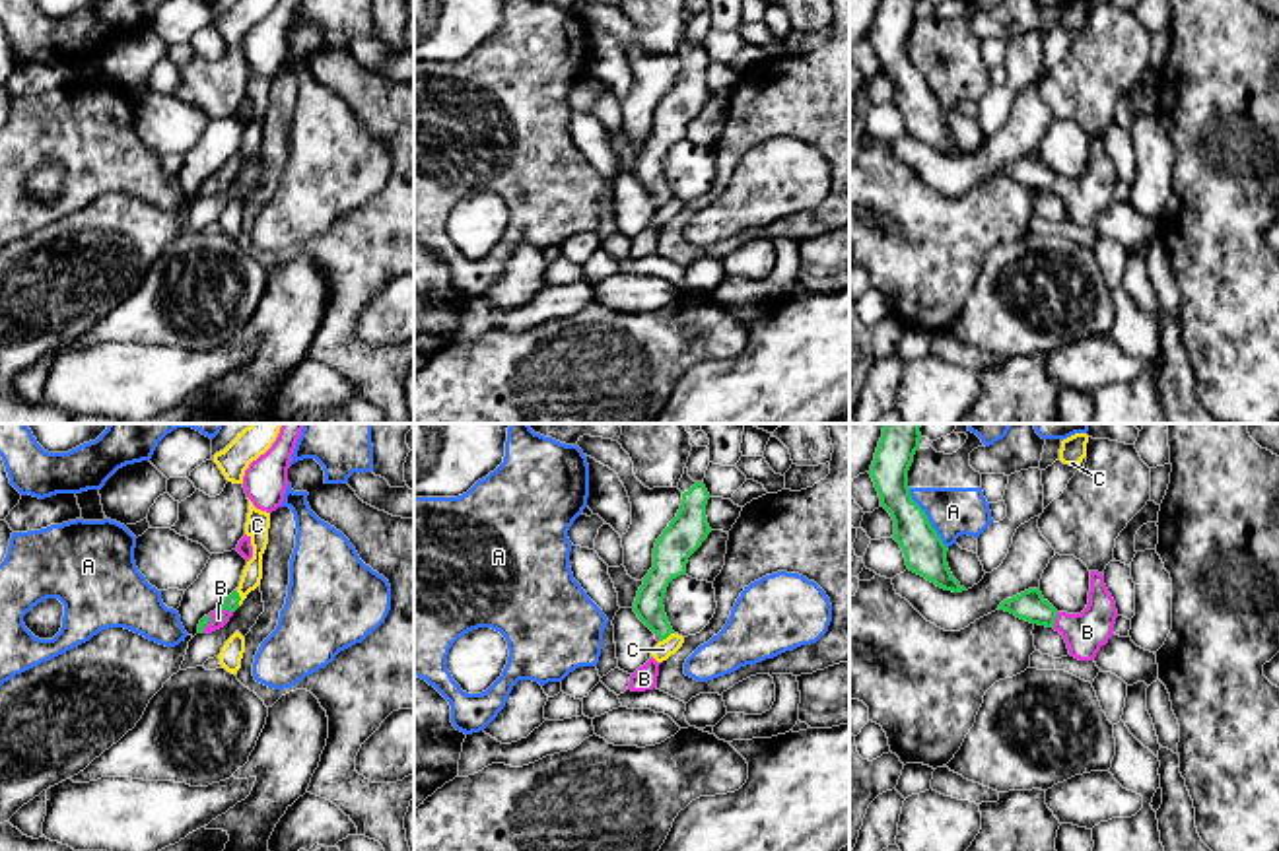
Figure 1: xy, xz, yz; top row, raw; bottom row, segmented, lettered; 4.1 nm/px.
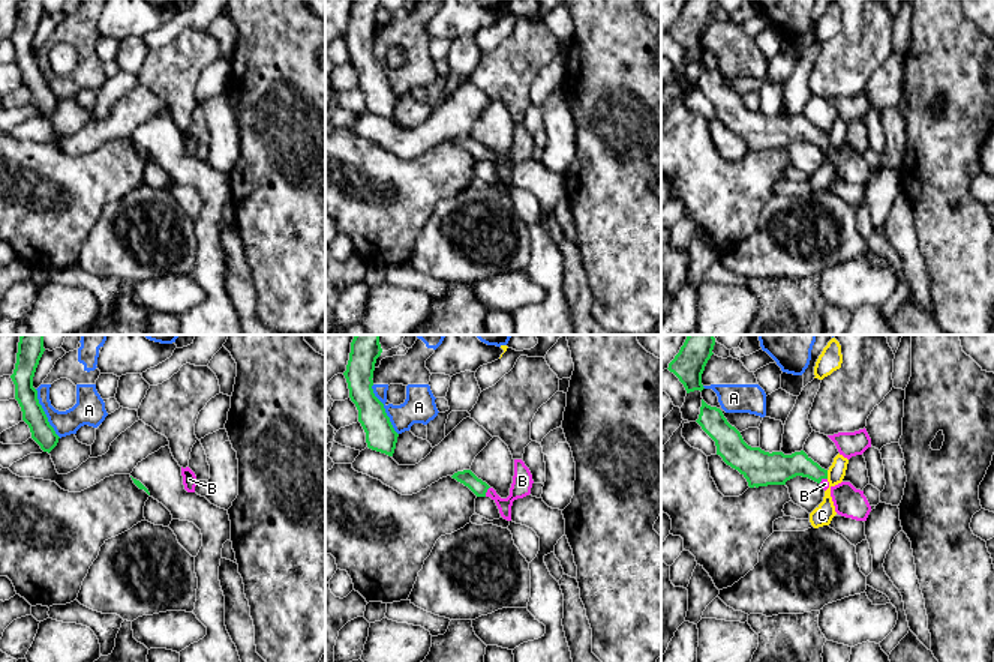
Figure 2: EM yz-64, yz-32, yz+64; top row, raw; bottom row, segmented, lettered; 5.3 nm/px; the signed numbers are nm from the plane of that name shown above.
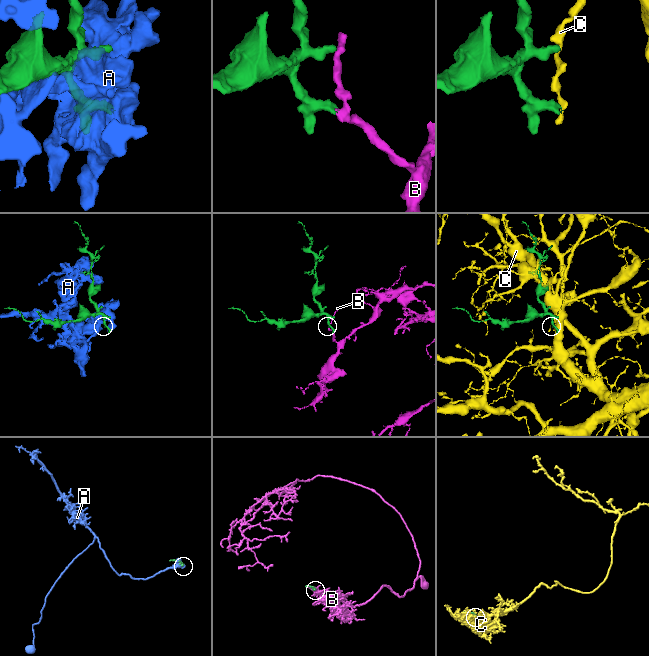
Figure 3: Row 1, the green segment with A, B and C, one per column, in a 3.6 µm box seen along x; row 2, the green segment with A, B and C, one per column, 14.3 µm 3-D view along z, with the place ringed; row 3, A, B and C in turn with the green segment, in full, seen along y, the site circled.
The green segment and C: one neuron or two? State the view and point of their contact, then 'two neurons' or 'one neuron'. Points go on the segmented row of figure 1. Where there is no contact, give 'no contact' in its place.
meets green in xy at (240, 599); two neurons

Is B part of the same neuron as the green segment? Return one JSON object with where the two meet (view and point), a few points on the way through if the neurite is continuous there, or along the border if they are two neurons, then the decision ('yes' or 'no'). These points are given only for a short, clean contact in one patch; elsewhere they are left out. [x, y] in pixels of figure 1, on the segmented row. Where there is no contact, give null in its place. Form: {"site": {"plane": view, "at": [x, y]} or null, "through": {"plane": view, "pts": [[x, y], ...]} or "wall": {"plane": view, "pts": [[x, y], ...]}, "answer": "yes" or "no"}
{"site": {"plane": "xy", "at": [226, 609]}, "through": {"plane": "xy", "pts": [[232, 603], [226, 609], [218, 618]]}, "answer": "yes"}

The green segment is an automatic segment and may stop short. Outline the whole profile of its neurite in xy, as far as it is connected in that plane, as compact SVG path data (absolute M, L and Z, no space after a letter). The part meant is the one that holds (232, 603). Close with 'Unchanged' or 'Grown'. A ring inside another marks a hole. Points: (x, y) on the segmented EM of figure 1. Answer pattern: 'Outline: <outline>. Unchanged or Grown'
Outline: M233 591L229 596L225 596L225 600L208 616L204 616L198 624L198 633L212 633L220 628L224 628L229 618L233 616L233 612L239 608L239 593Z. Grown

